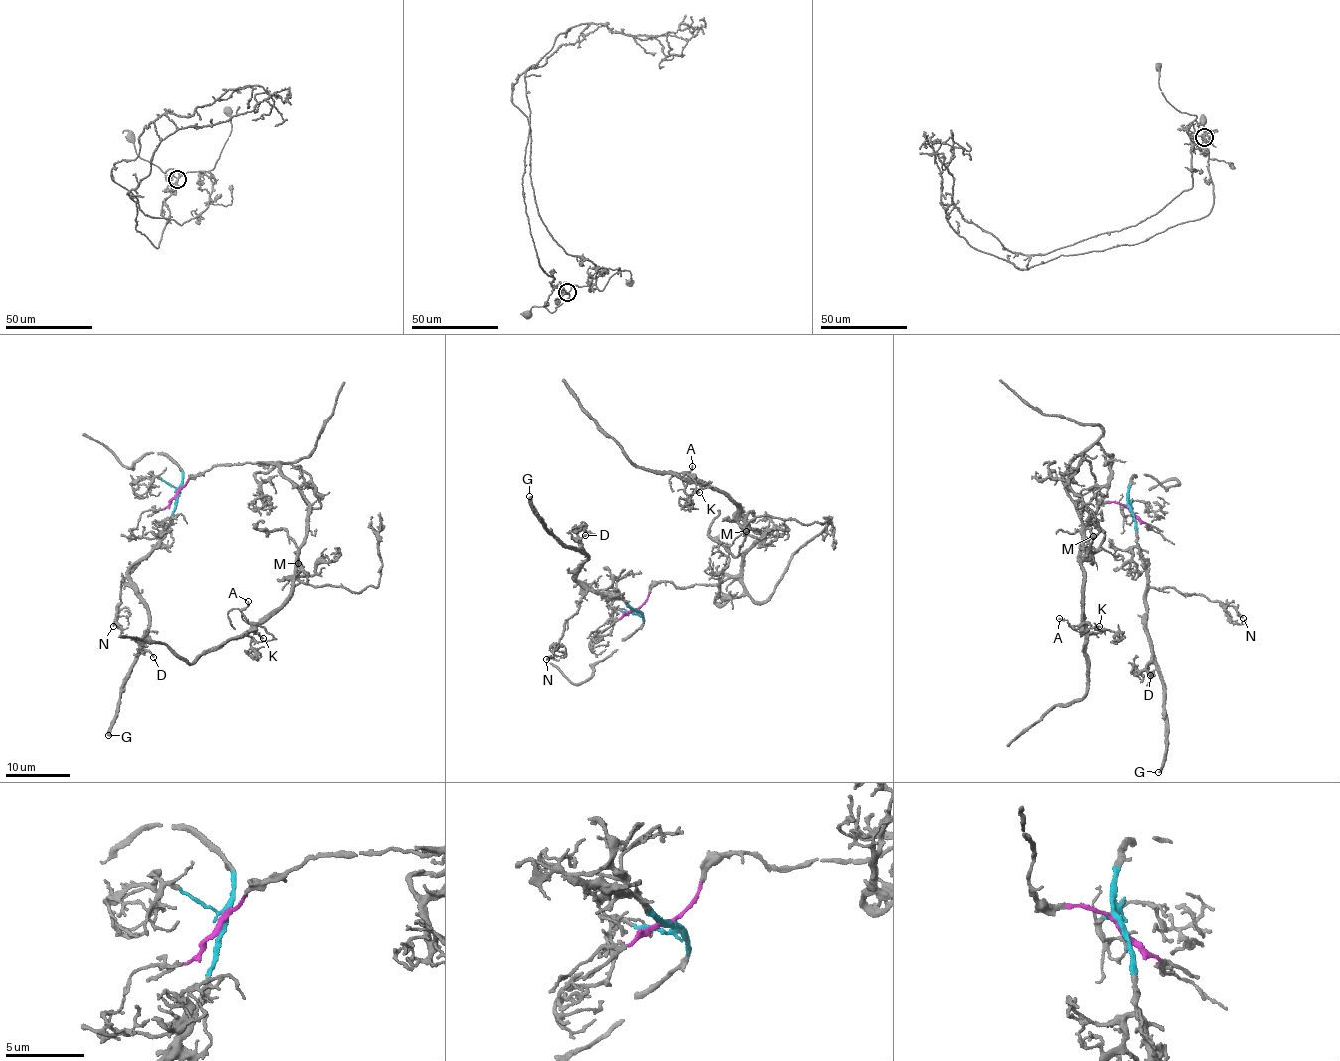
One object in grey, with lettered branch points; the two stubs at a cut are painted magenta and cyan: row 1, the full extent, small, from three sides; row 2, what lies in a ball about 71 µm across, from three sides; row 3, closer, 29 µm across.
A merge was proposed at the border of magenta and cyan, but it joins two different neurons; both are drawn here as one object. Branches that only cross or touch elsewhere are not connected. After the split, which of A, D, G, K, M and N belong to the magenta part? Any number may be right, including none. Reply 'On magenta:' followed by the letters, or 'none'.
On magenta: A, K, M

